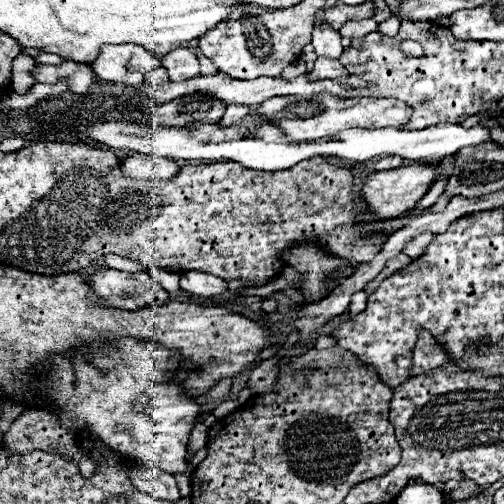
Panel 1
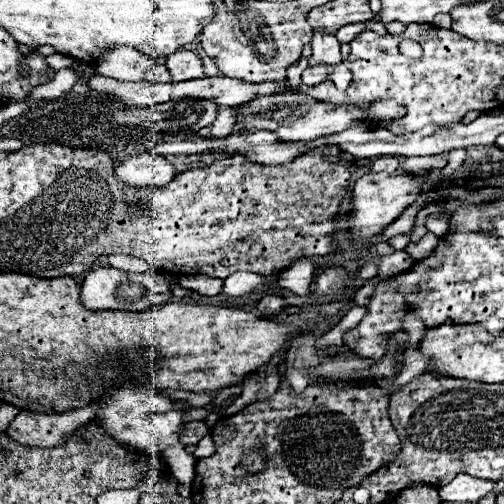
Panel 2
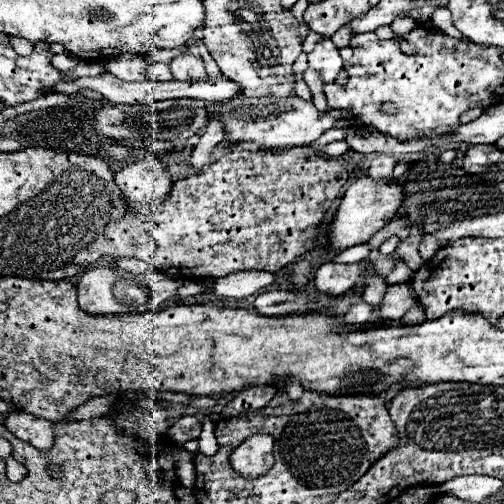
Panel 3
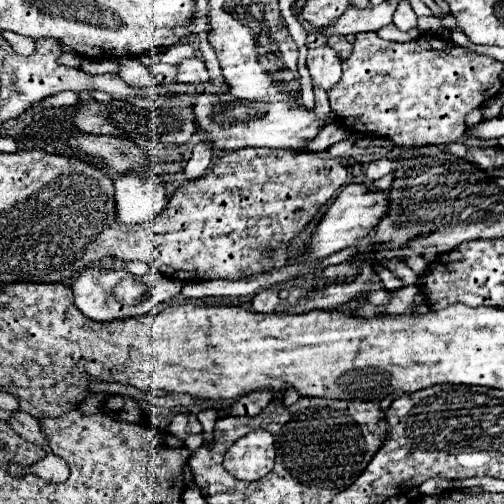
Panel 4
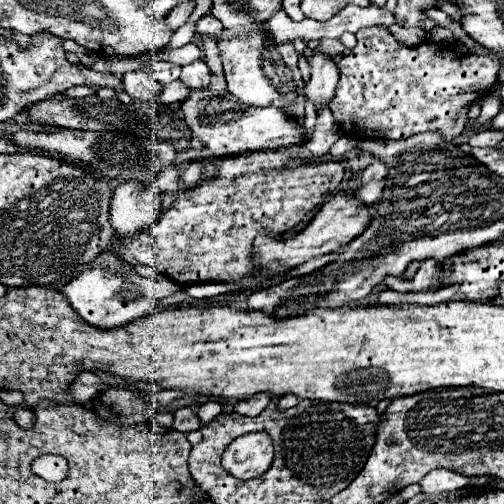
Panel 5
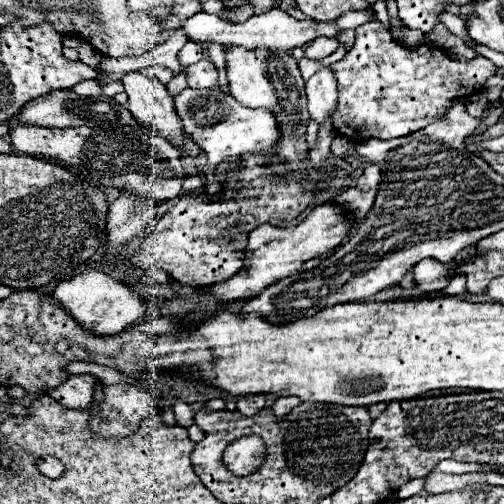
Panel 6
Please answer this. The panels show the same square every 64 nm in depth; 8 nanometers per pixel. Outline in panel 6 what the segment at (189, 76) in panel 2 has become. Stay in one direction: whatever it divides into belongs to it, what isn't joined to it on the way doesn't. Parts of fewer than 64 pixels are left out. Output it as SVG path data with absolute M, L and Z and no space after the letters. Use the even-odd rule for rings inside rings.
M208 58L184 68L184 72L188 74L190 88L216 88L218 84L218 70Z

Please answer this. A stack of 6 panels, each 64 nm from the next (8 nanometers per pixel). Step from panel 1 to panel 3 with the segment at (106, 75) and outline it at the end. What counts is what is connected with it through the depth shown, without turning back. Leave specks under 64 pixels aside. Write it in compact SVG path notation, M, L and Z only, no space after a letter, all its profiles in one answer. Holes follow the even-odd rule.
M122 54L112 60L104 60L106 72L114 74L120 80L126 82L144 82L148 80L148 64L144 56L132 56L132 54Z

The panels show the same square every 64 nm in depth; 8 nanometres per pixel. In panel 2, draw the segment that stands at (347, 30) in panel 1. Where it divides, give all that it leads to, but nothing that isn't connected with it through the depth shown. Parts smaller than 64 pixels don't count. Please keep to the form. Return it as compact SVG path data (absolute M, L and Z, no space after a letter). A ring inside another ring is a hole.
M348 24L348 26L342 26L338 32L336 32L336 38L344 42L352 42L360 32L364 30L364 24Z

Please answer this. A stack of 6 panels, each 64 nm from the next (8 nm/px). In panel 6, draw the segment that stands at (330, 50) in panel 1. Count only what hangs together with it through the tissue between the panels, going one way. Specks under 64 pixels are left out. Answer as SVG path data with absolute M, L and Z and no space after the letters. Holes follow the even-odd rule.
M330 68L318 70L306 82L306 96L308 96L308 112L316 124L324 124L328 118L332 118L338 104L338 92L336 78Z

